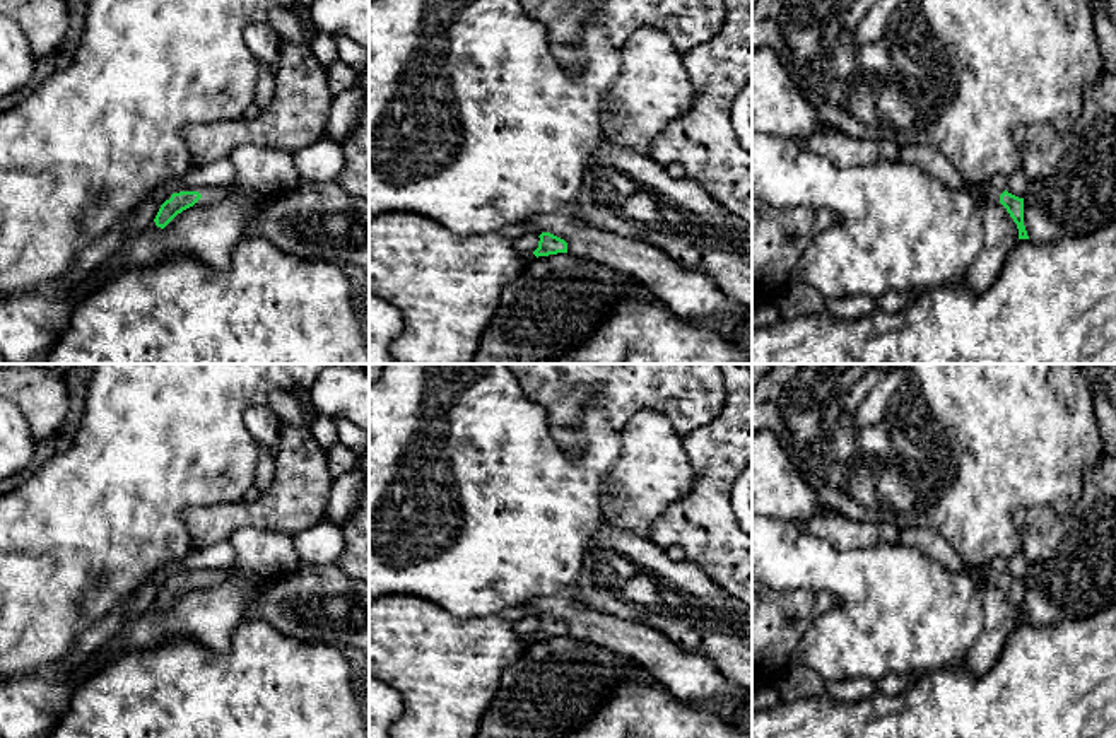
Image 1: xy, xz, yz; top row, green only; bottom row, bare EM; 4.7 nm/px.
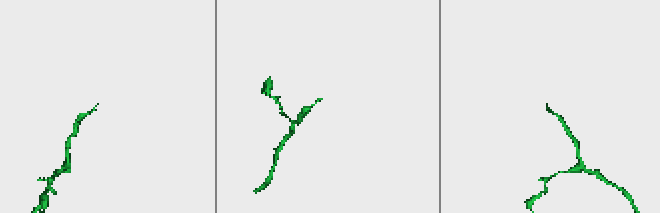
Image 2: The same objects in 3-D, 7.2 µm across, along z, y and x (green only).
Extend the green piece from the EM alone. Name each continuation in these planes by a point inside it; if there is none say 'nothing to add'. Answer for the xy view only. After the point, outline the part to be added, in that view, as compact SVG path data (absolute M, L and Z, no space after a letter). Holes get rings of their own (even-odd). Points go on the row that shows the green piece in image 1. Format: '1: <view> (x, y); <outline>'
1: xy (214, 193); M224 184L222 186L210 186L210 188L203 190L200 195L209 203L220 202L226 196Z

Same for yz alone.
1: yz (981, 193); M976 184L972 190L969 190L979 207L983 207L988 200L1000 200L1000 195L996 195L988 184Z

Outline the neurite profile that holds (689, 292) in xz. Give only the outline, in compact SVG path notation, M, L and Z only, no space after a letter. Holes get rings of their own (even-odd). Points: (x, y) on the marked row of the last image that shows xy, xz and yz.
M567 210L528 219L533 234L550 232L567 243L567 253L632 277L675 316L702 321L737 314L752 326L752 311L730 297L709 273L672 260L661 248L593 226Z

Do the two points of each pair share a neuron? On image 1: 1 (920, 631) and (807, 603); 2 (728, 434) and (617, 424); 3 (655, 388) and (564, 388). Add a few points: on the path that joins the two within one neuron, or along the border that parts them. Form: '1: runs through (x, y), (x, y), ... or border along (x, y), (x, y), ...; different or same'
1: border along (826, 590), (839, 607), (819, 617), (804, 634); different
2: border along (723, 407), (710, 421), (682, 436); different
3: runs through (633, 385), (587, 385); same

